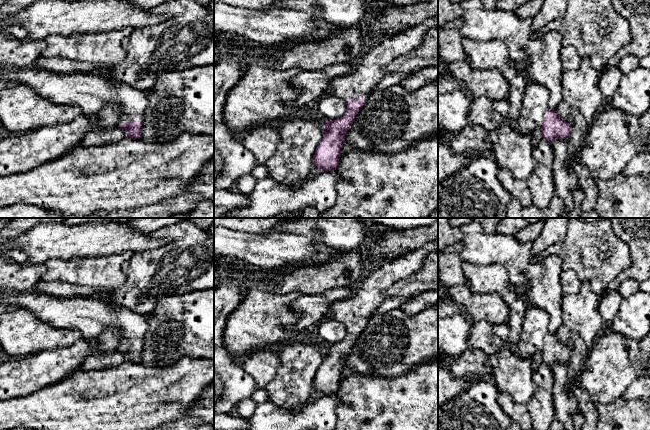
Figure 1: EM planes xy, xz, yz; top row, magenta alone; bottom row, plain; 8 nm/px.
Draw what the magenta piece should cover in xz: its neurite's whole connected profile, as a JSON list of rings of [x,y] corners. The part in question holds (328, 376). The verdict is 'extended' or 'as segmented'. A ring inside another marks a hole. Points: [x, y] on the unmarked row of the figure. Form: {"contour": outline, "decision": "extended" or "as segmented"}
{"contour": [[[438,241],[426,243],[368,270],[355,287],[353,297],[332,304],[328,318],[342,323],[347,333],[342,342],[326,346],[323,362],[313,380],[313,387],[319,392],[319,396],[338,393],[345,358],[351,353],[371,313],[389,297],[385,290],[421,270],[427,255],[435,251],[438,251]]], "decision": "extended"}

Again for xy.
{"contour": [[[35,289],[19,294],[0,294],[0,304],[25,309],[54,328],[75,329],[85,339],[97,339],[107,329],[113,329],[119,334],[118,351],[126,355],[127,362],[133,364],[141,362],[144,336],[151,319],[149,314],[134,313],[130,309],[113,305],[106,298],[57,298]]], "decision": "extended"}

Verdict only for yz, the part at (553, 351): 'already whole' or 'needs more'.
needs more

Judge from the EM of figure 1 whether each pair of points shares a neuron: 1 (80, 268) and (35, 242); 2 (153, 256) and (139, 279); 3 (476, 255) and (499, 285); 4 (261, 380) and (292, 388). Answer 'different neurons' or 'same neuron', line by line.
1: different neurons
2: same neuron
3: different neurons
4: different neurons

